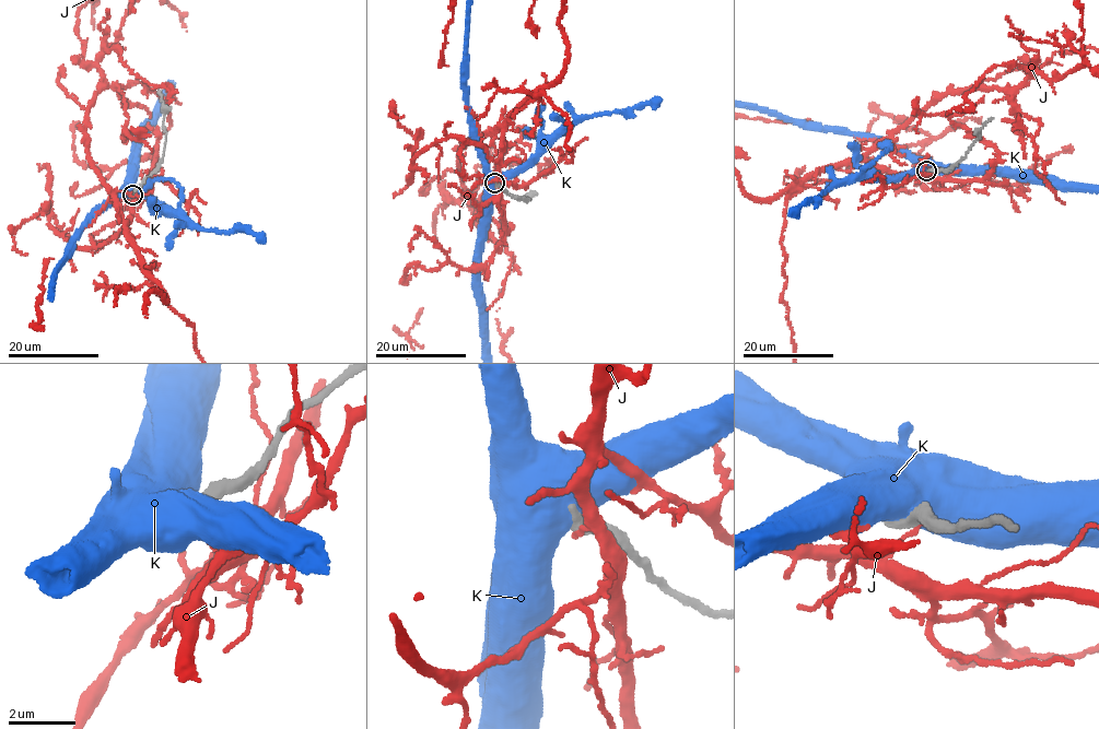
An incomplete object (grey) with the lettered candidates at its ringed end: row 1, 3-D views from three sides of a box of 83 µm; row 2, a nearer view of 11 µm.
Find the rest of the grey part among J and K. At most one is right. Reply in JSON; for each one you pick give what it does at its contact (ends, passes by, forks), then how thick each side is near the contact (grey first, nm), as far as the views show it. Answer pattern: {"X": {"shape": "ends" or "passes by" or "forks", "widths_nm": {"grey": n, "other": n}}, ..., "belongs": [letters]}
{"belongs": []}

